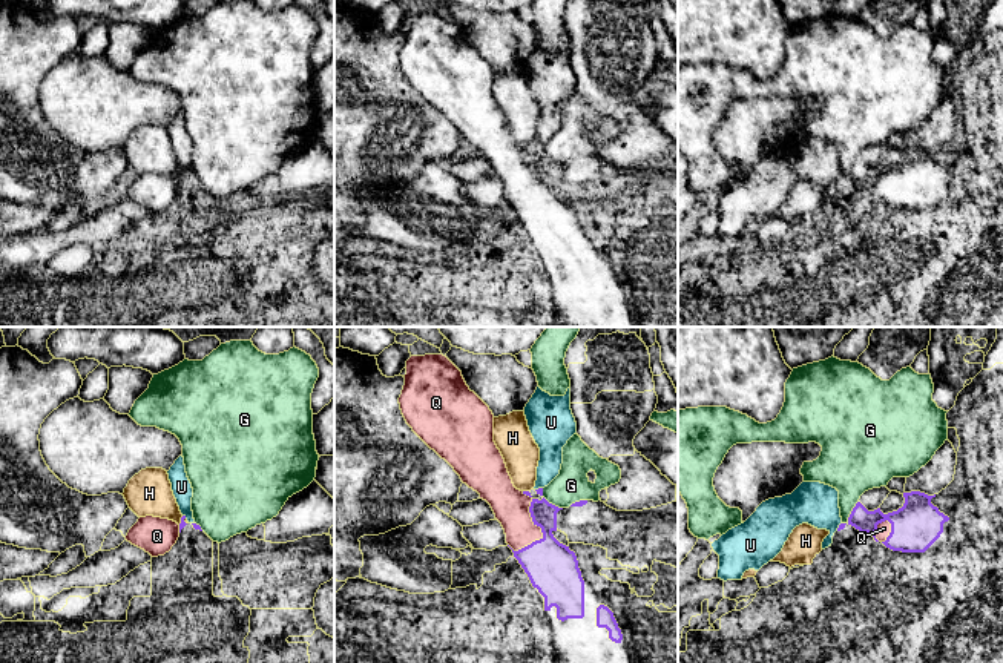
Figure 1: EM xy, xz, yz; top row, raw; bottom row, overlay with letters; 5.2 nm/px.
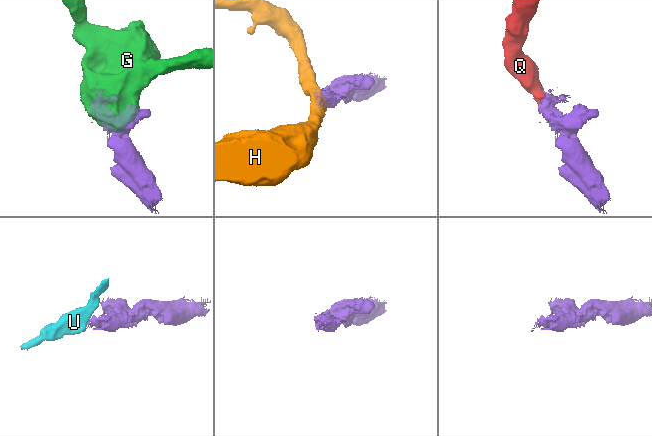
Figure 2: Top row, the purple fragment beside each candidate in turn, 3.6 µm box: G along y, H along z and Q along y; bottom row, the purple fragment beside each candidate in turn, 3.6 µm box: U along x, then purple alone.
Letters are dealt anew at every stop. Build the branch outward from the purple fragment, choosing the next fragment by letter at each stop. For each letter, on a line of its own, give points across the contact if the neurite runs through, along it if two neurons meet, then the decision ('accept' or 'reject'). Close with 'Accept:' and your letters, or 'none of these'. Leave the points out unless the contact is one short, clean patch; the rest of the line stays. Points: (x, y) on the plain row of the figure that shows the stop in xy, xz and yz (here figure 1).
G: reject
H: border along xy (183, 172), (178, 180); reject
Q: runs through xz (552, 224), (542, 212), (539, 181), (528, 178), (511, 163); accept
U: border along yz (841, 178), (836, 186); reject
Accept: Q

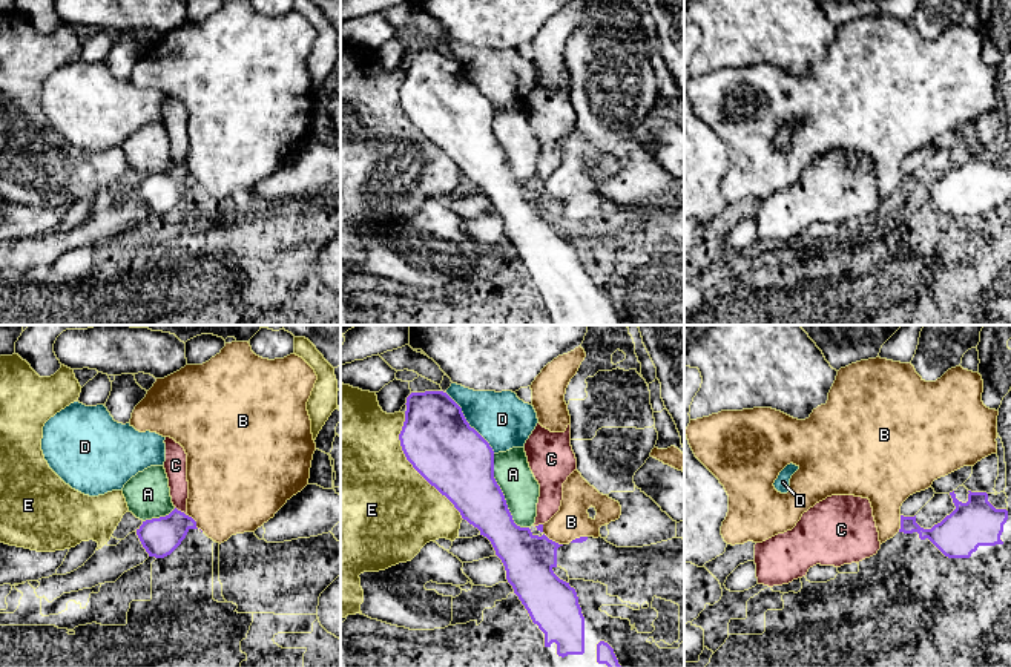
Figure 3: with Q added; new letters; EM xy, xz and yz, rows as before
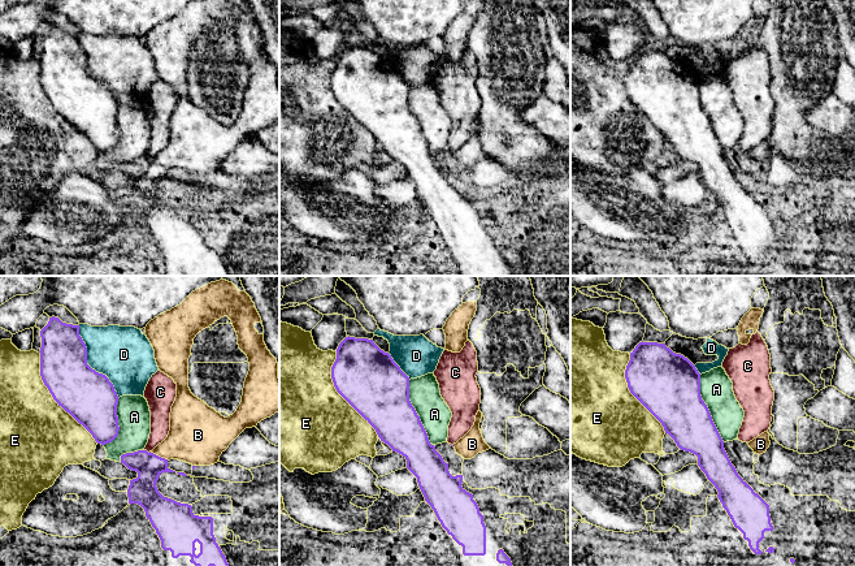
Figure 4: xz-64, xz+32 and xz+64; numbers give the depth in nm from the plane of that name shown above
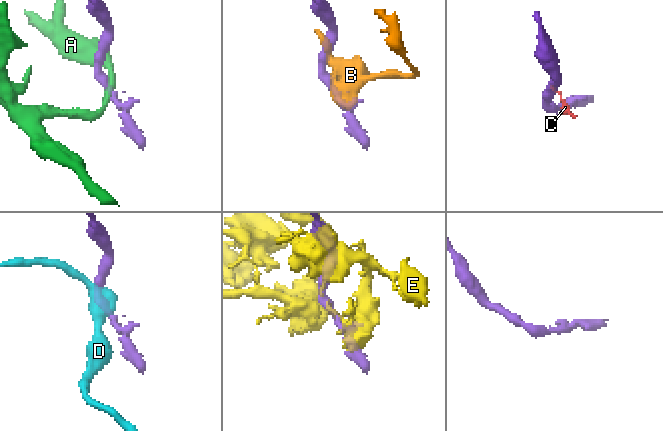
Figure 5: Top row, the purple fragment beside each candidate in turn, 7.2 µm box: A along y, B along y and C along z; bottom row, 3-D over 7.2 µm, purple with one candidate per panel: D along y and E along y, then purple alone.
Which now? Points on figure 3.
A: reject
B: reject
C: border along xy (175, 163), (186, 172); reject
D: reject
E: reject
Accept: none of these

